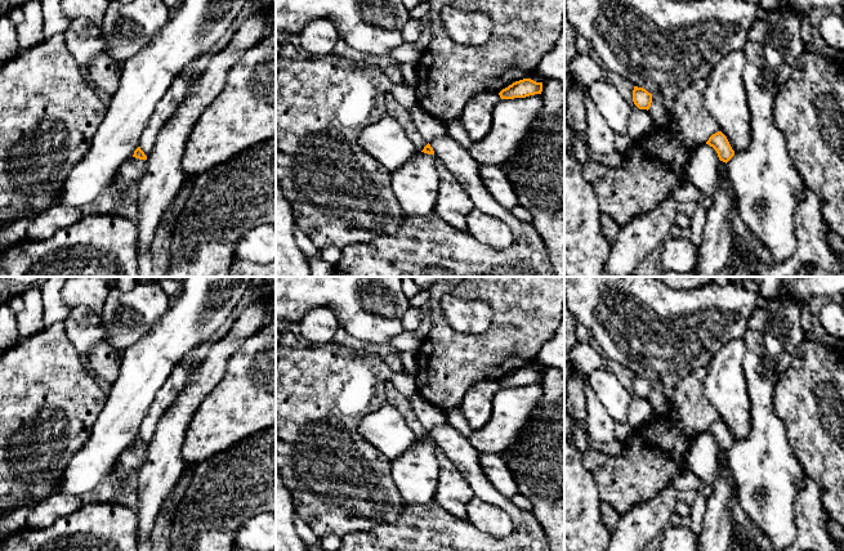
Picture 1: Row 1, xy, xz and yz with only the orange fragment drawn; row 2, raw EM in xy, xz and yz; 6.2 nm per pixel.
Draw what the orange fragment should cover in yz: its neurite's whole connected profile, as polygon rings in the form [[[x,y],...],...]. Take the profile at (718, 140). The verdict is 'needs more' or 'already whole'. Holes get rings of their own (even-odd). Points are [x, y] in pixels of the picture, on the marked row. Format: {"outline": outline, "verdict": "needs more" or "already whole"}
{"outline": [[[722,131],[713,134],[706,144],[713,147],[716,151],[719,160],[725,163],[734,156],[734,151]]], "verdict": "already whole"}

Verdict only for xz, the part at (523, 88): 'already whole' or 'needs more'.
already whole

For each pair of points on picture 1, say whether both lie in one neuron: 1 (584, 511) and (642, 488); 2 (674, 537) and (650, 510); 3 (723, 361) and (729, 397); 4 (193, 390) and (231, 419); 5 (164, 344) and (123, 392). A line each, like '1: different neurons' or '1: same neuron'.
1: different neurons
2: different neurons
3: same neuron
4: different neurons
5: same neuron

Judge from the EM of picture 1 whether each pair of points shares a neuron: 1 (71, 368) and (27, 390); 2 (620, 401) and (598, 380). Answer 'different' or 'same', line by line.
1: same
2: same

